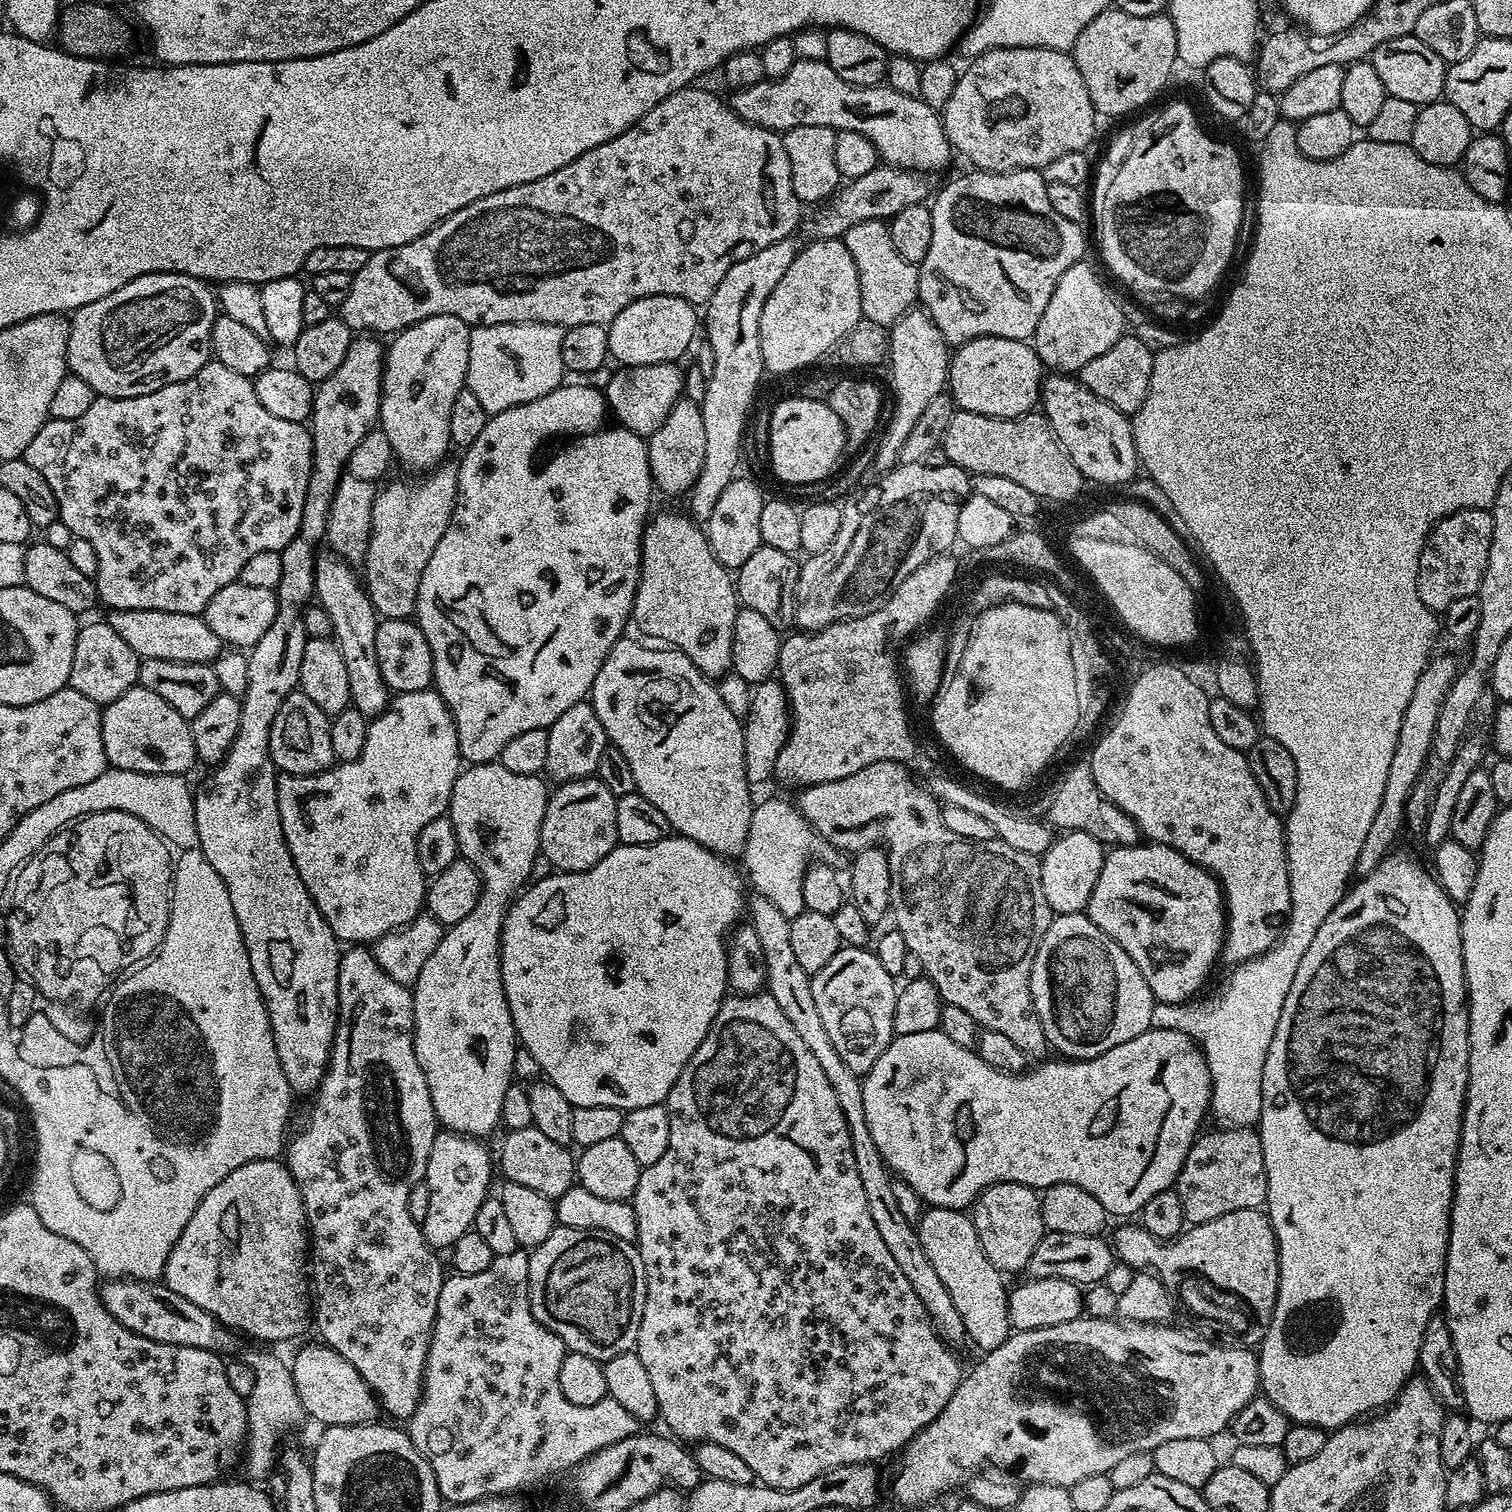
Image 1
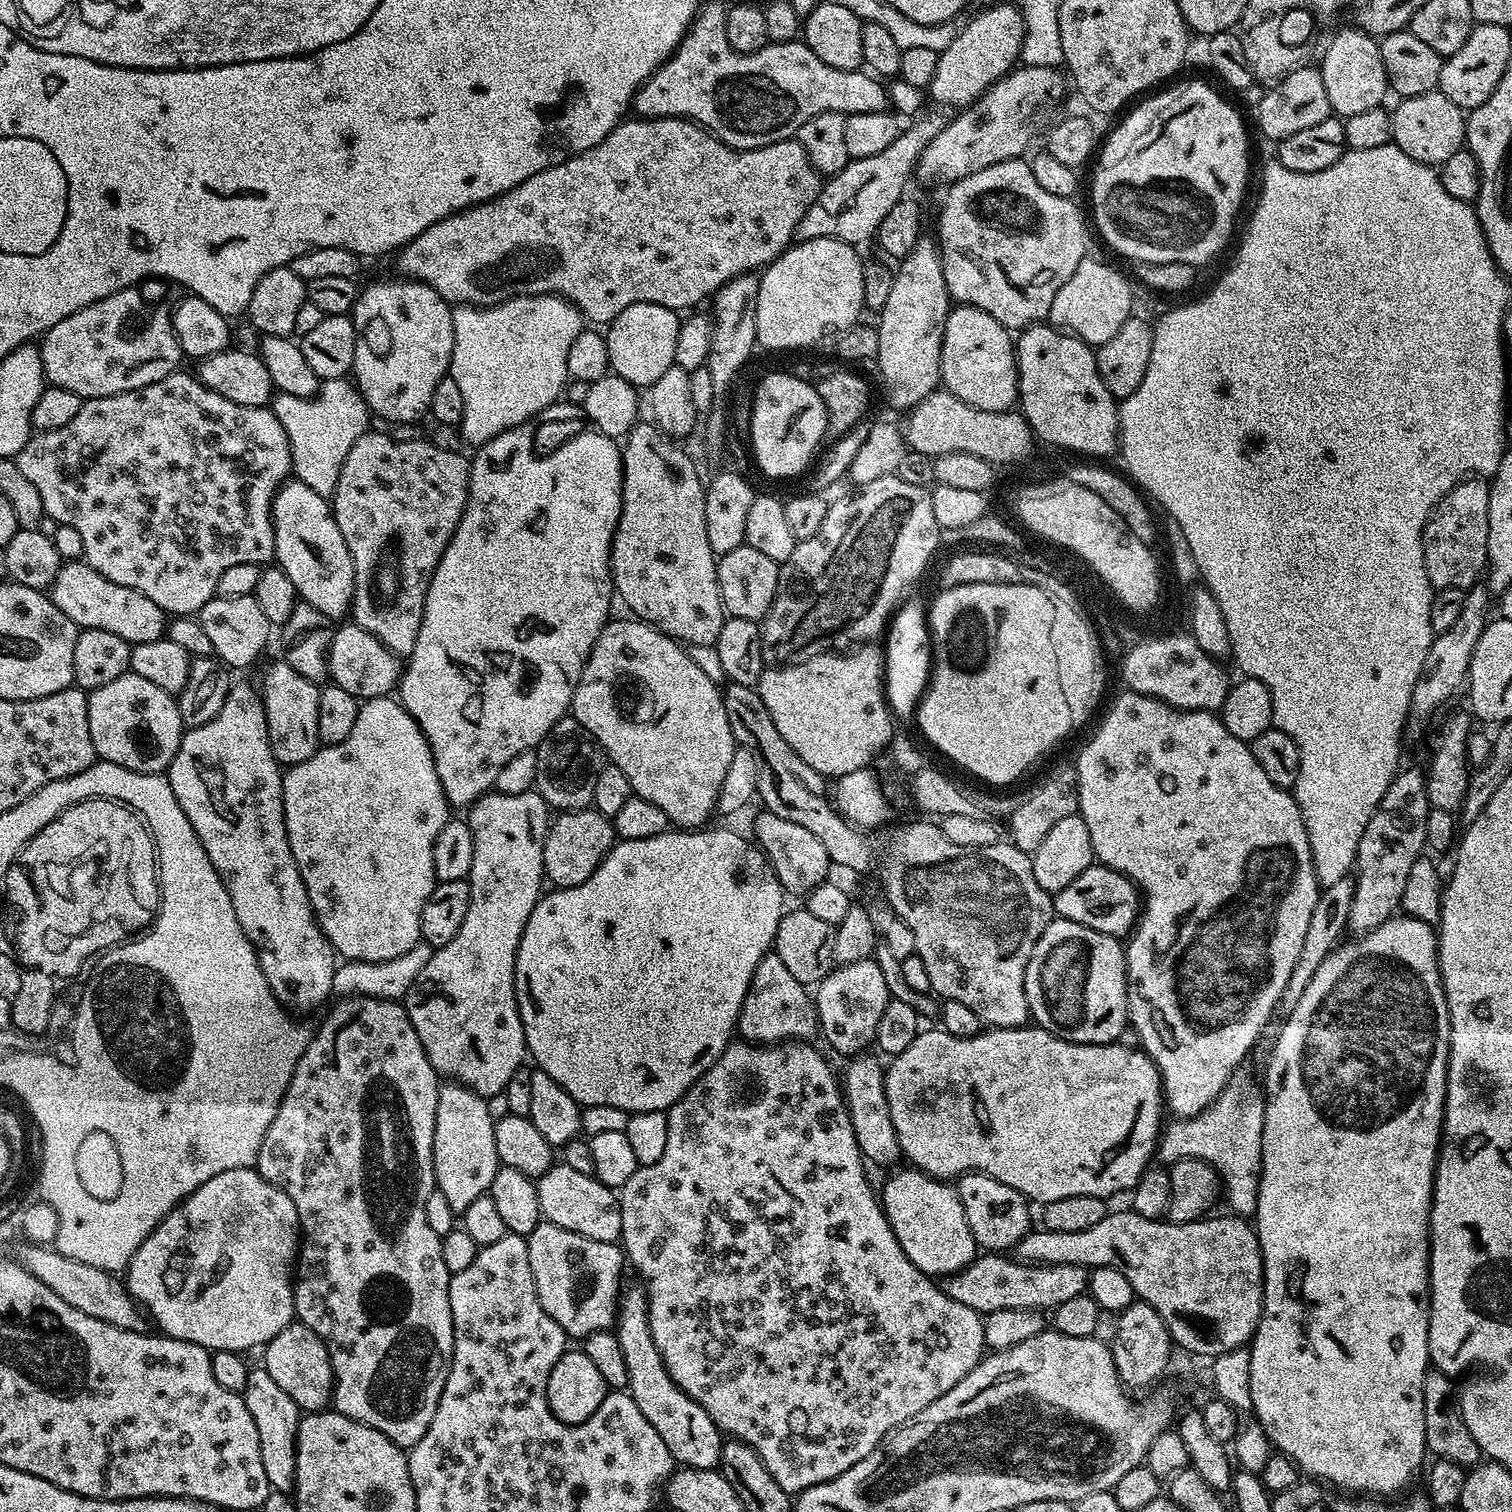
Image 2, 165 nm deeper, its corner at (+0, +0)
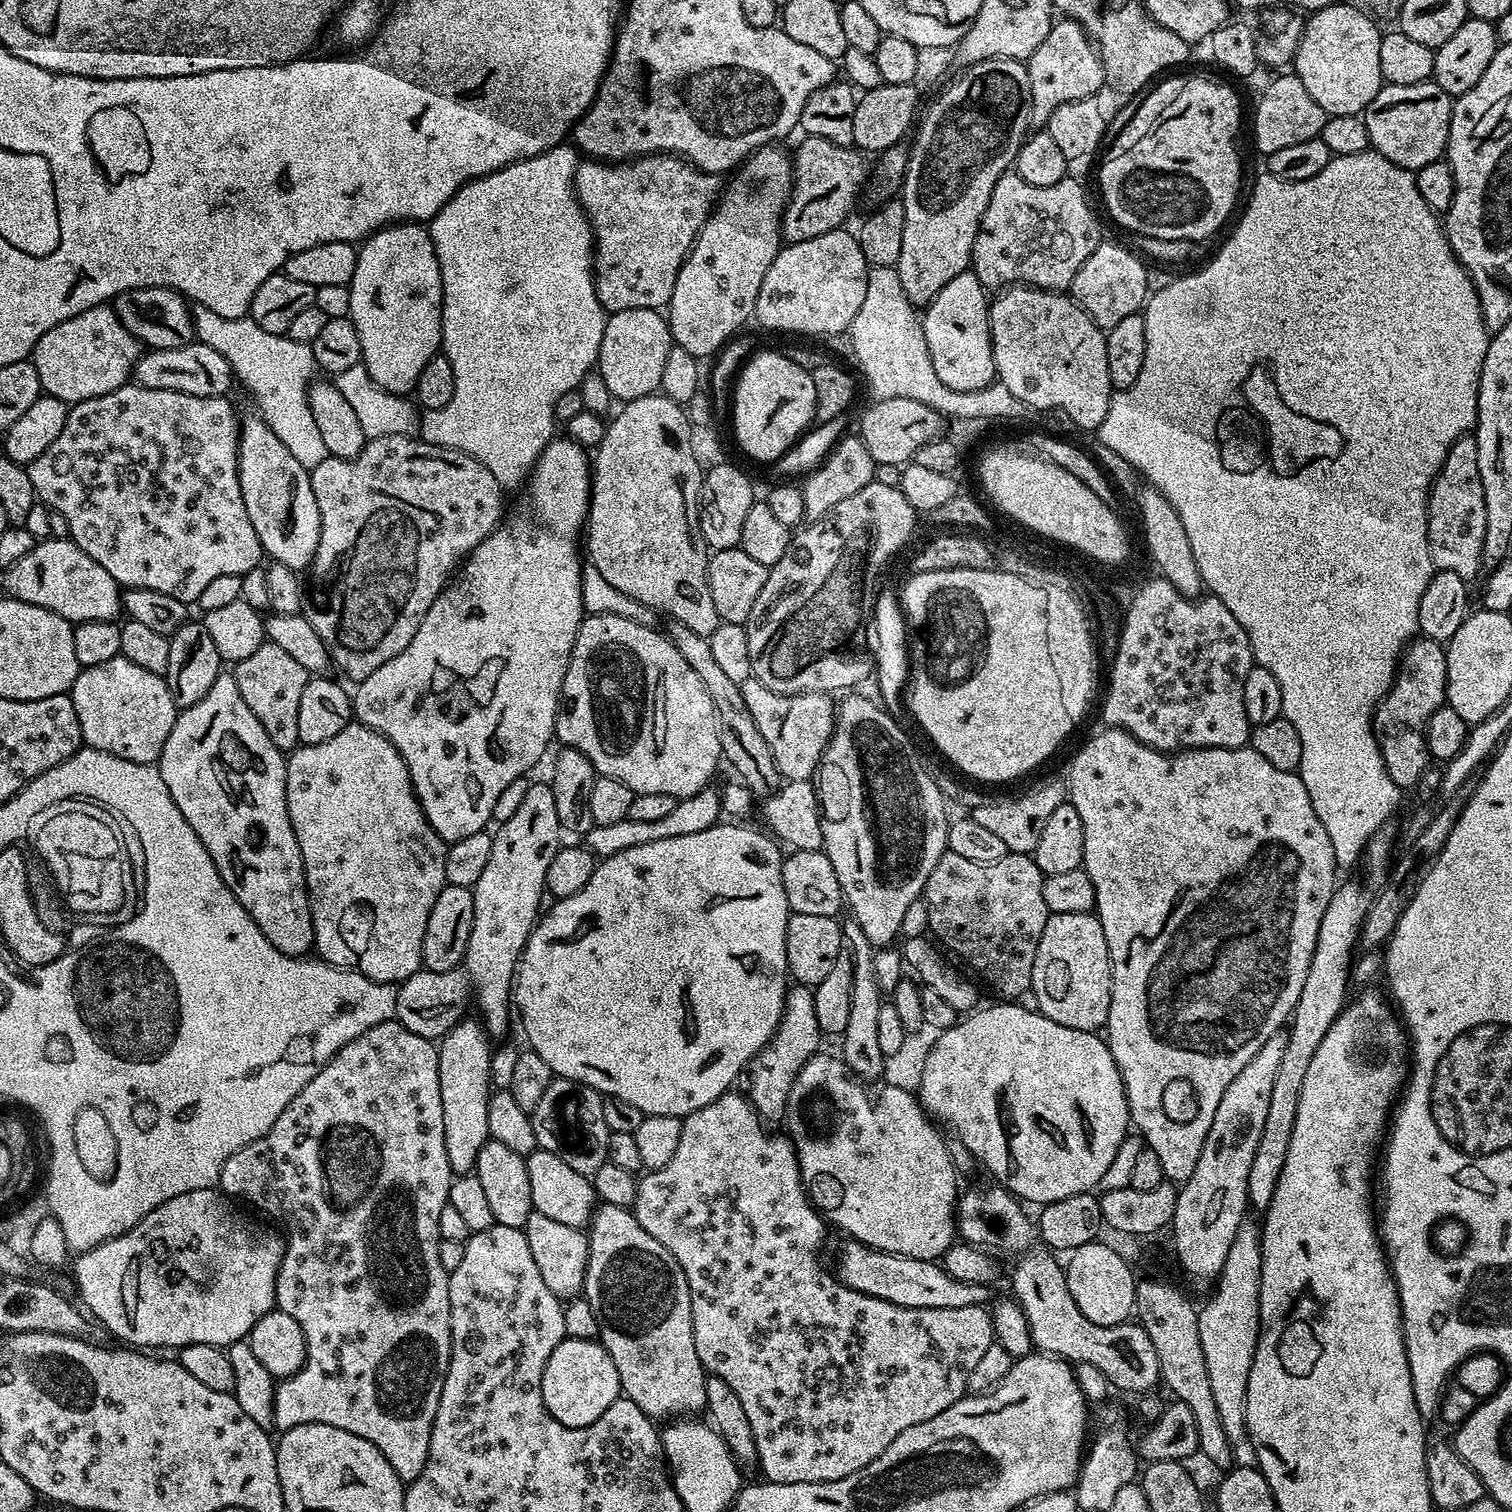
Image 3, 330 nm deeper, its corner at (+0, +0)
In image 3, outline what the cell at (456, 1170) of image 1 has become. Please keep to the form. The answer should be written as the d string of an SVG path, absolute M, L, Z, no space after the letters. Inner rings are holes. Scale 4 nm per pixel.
M469 1018L461 1019L460 1023L453 1026L453 1028L445 1034L445 1036L439 1041L438 1051L440 1057L438 1058L438 1082L440 1083L440 1089L442 1090L442 1122L444 1123L444 1145L446 1146L446 1158L450 1158L450 1166L453 1173L456 1174L468 1174L476 1167L476 1159L478 1158L478 1150L482 1150L482 1146L490 1138L488 1135L488 1127L486 1126L486 1110L488 1109L488 1097L490 1095L490 1087L488 1083L492 1080L492 1052L488 1049L488 1043L490 1043L489 1037L486 1035L483 1027L479 1023L476 1024Z

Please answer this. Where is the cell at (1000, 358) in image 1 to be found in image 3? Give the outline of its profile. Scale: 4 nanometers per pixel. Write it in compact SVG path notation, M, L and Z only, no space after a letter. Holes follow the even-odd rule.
M969 270L950 278L936 297L926 305L922 312L922 327L934 371L950 390L968 392L982 390L997 379L994 366L994 350L988 310L990 307L986 289Z

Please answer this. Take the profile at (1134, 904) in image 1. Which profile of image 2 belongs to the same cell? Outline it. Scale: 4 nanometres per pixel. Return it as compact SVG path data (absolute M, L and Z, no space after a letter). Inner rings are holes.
M1101 864L1088 867L1065 890L1055 893L1053 897L1053 911L1057 917L1117 938L1131 933L1141 908L1142 900L1136 885L1120 872Z

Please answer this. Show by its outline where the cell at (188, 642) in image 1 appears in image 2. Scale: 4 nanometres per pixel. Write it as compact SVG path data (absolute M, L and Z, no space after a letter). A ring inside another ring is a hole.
M83 559L61 563L50 595L54 606L74 621L77 629L110 630L110 634L118 634L118 638L130 645L154 642L165 635L166 613L154 606L146 594L138 594L138 590L130 590L130 586L118 586L118 582L110 582L110 578L102 578L102 574Z

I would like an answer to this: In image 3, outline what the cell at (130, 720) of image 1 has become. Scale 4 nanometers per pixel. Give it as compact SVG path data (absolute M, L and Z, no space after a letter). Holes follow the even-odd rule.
M119 655L99 666L81 668L70 695L74 714L78 714L82 741L87 747L126 758L126 762L156 764L159 761L162 746L166 746L166 738L170 738L178 715L164 676L150 674L150 670L142 670L142 666Z

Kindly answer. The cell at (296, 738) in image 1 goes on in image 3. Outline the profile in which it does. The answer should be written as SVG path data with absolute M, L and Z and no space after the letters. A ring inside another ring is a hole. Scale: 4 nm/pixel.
M265 642L250 654L250 658L242 658L235 661L234 675L238 682L238 690L242 693L242 699L246 706L250 706L250 711L254 713L254 718L262 722L262 730L270 734L270 742L278 746L280 751L288 754L300 744L298 738L298 702L302 699L302 690L308 685L310 673L282 646L271 642Z

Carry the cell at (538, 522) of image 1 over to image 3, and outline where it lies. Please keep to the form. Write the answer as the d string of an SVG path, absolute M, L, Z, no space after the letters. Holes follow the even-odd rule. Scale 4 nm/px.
M553 438L542 450L536 465L532 467L532 475L526 481L526 487L523 489L524 497L520 500L520 512L514 513L513 516L505 515L502 523L492 531L492 535L487 536L476 547L459 575L438 594L422 626L418 626L418 634L410 638L410 646L406 646L402 654L390 658L390 662L378 666L374 674L370 674L355 685L356 692L354 688L352 696L355 719L366 727L373 728L375 732L382 733L396 747L398 754L402 754L416 791L416 797L424 811L424 817L427 818L428 825L445 842L463 840L470 838L470 834L485 831L489 827L487 824L493 823L492 815L494 806L498 802L498 794L502 794L502 790L506 790L510 782L528 774L524 772L530 771L543 758L548 743L553 743L556 711L560 708L560 691L562 682L566 678L566 666L570 662L570 654L580 629L580 623L584 621L586 615L580 589L582 556L580 560L579 554L576 553L576 539L579 536L581 539L582 529L588 519L588 507L592 501L592 480L592 466L586 449L574 443L573 440Z

